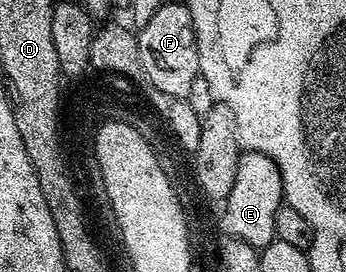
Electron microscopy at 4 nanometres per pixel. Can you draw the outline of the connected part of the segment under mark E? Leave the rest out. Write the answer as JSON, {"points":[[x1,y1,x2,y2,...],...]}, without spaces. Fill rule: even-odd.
{"points":[[245,150,238,161,238,174,234,177,232,199,222,223,225,230,248,242,254,248,263,249,276,238,274,217,284,203,282,175,278,165,266,153]]}

